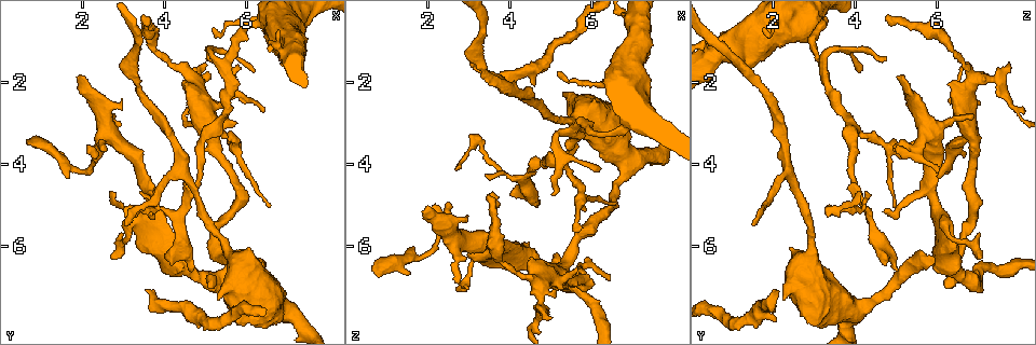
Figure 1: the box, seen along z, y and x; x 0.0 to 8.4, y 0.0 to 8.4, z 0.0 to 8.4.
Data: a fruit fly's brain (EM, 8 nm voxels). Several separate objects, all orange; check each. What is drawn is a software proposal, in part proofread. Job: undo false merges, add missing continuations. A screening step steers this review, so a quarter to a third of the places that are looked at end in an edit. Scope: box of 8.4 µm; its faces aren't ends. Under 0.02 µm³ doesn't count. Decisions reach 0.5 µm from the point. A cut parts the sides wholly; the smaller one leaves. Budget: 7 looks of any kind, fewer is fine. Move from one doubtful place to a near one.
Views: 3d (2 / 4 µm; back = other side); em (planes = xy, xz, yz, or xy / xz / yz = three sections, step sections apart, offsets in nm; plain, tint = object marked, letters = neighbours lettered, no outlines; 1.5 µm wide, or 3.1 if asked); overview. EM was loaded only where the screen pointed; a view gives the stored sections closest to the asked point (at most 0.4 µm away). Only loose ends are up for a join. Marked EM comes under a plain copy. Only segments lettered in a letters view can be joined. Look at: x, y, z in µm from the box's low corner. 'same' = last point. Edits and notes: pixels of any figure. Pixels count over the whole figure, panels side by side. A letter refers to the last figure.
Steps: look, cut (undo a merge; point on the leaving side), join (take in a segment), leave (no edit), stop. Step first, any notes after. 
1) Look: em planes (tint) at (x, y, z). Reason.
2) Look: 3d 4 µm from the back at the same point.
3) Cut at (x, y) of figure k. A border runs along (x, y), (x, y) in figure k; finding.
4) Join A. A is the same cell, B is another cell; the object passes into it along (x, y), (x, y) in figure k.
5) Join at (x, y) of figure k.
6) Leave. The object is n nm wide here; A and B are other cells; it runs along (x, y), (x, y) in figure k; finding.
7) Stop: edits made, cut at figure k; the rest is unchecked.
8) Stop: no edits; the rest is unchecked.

Look: 3d 4 µm from the back at (5.55, 6.15, 2.95). Sudden change in width.

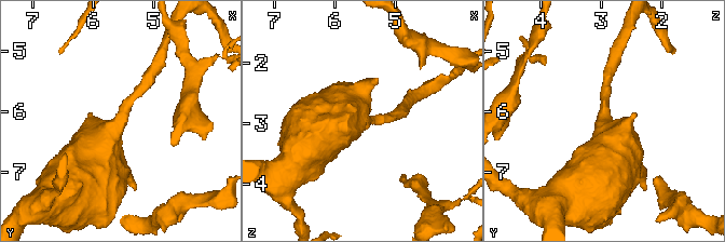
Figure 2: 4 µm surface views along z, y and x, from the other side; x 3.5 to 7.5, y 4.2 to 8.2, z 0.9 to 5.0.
Look: em xz step 4 (tint) at (5.50, 6.10, 2.95). The arms are 180, 850 nm wide; shape alone is not enough.

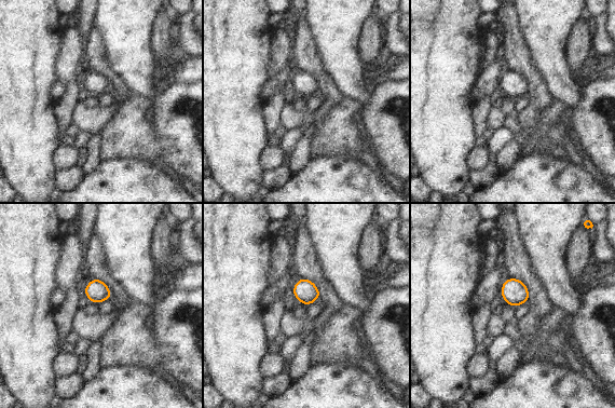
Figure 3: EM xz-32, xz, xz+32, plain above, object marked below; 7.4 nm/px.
Look: em planes (letters) at the same point. Cut it another way.

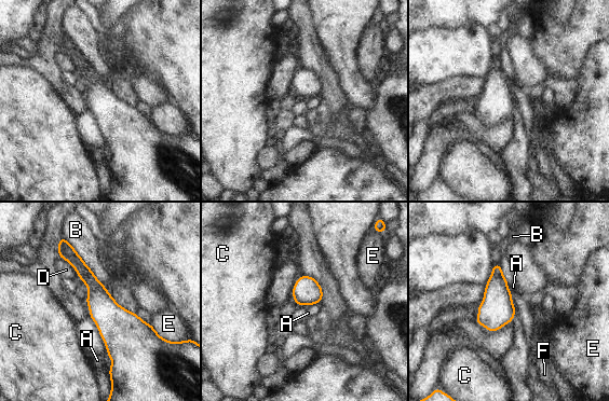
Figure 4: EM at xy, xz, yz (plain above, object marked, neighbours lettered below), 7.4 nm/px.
Leave. A, B, C, D, E and F are other cells; it runs along (69, 248), (117, 326), (116, 367) in figure 4; all the same cell.

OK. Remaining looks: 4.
Look: em planes (tint) at (3.20, 5.10, 3.55). Sharp bend.

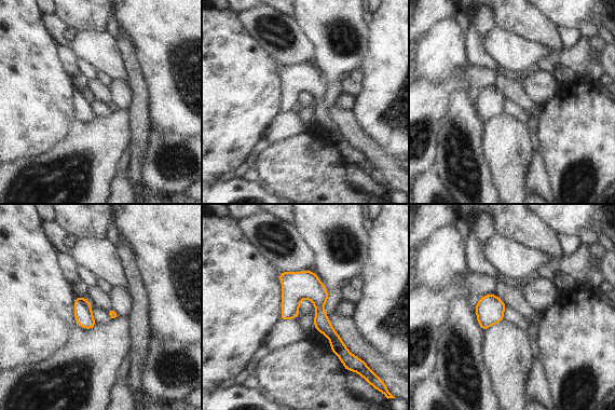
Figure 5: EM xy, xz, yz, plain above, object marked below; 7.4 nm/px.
Look: em planes (letters) at the same point.

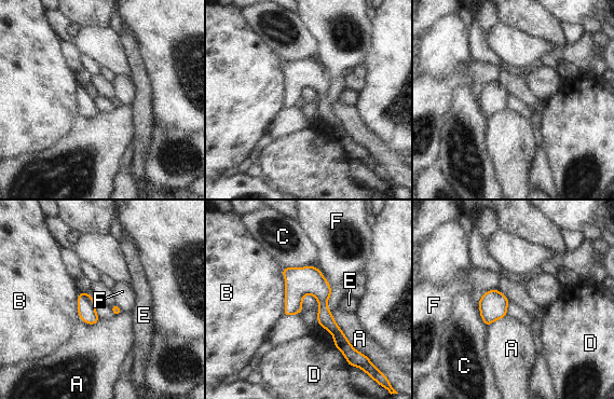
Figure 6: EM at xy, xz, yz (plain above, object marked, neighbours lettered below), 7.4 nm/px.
Leave. A, B, C, D, E and F are other cells; one cell here.

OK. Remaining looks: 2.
Stop: no edits; the rest is unchecked.

